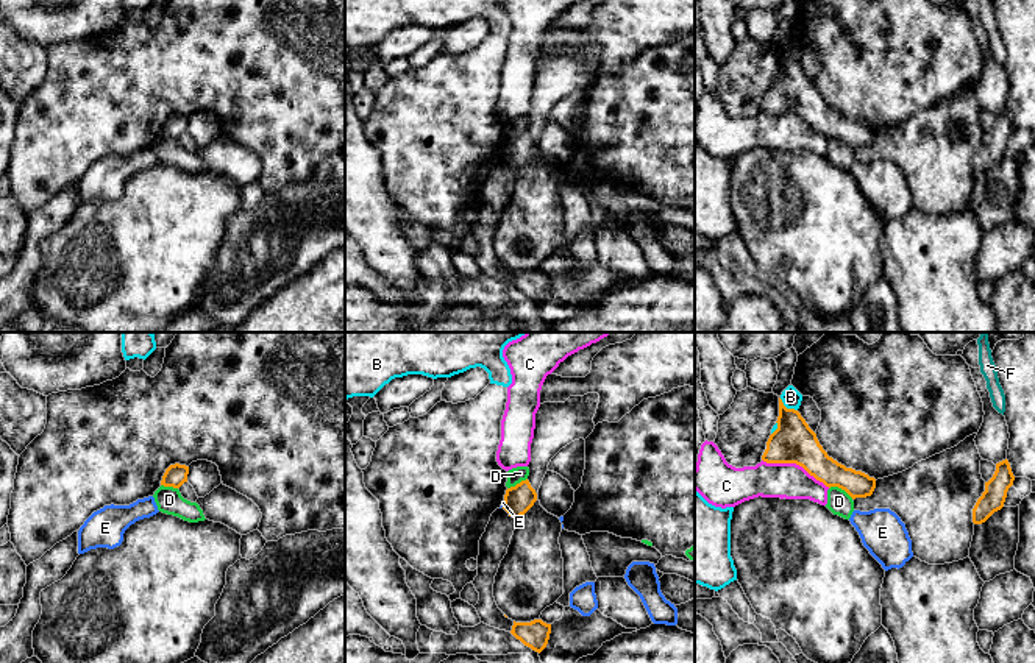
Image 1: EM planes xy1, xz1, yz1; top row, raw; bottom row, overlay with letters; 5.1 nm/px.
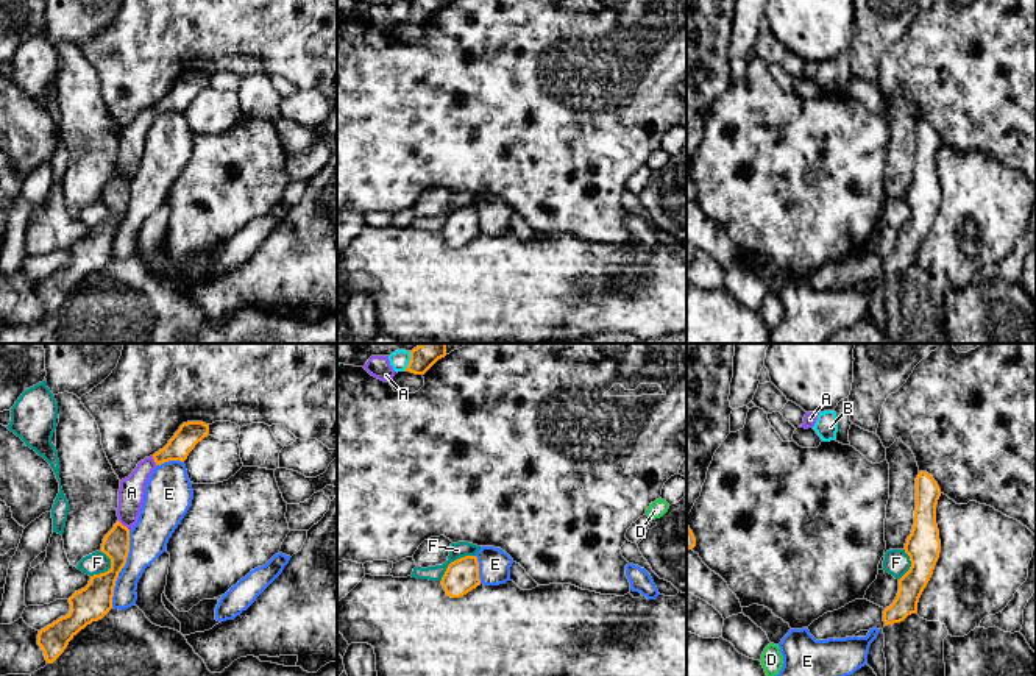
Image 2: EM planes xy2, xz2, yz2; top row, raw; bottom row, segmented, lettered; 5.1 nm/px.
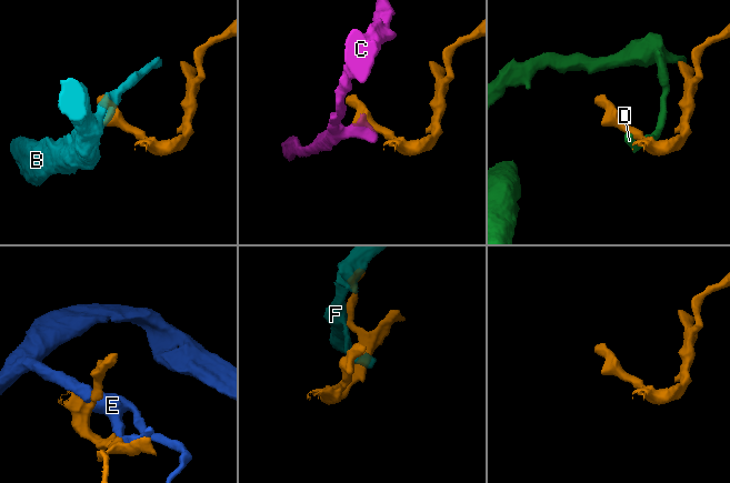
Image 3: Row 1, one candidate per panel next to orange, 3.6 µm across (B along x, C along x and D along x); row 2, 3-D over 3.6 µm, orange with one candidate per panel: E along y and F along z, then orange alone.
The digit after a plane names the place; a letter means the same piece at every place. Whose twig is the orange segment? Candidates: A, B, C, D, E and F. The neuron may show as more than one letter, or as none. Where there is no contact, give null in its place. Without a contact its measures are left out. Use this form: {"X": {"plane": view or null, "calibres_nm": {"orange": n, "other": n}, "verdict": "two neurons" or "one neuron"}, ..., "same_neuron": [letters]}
{"A": {"plane": "xy2", "calibres_nm": {"orange": 140, "other": 140}, "verdict": "one neuron"}, "B": {"plane": "yz1", "calibres_nm": {"orange": 220, "other": 100}, "verdict": "two neurons"}, "C": {"plane": "yz1", "calibres_nm": {"orange": 220, "other": 190}, "verdict": "two neurons"}, "D": {"plane": "yz1", "calibres_nm": {"orange": 150, "other": 120}, "verdict": "two neurons"}, "E": {"plane": "xy2", "calibres_nm": {"orange": 140, "other": 200}, "verdict": "two neurons"}, "F": {"plane": "xz2", "calibres_nm": {"orange": 170, "other": 80}, "verdict": "two neurons"}, "same_neuron": ["A"]}

